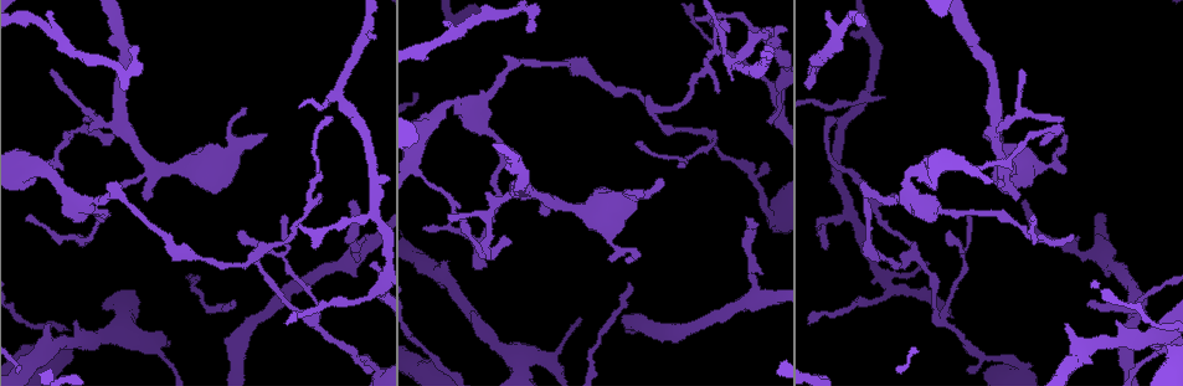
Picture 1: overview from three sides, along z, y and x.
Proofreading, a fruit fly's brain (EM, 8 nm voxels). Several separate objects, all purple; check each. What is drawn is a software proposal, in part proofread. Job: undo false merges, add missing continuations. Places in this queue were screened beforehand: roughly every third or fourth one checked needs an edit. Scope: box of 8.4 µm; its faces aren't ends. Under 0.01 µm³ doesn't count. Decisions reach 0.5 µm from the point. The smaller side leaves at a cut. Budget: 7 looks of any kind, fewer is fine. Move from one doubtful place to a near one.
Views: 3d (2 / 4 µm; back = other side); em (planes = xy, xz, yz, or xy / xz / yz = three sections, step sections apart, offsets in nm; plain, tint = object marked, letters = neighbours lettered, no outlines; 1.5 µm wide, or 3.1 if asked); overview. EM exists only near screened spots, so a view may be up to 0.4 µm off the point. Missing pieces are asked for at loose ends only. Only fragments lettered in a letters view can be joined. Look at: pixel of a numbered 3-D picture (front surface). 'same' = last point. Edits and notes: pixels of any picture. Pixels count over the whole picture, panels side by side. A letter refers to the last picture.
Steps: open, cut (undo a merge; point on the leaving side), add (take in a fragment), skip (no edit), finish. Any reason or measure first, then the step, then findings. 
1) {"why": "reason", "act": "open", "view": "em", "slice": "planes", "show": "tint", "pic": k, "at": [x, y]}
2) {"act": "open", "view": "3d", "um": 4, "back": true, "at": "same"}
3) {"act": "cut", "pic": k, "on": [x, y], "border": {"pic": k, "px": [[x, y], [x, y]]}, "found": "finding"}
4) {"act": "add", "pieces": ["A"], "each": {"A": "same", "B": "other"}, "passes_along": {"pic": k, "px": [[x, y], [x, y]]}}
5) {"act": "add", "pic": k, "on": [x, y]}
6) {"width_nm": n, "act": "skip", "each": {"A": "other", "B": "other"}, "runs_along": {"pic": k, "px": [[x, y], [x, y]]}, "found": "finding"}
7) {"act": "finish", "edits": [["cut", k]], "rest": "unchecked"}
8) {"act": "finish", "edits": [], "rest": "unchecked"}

{"why": "three arms meet", "act": "open", "view": "em", "slice": "yz", "step": 8, "show": "letters", "pic": 1, "at": [945, 324]}

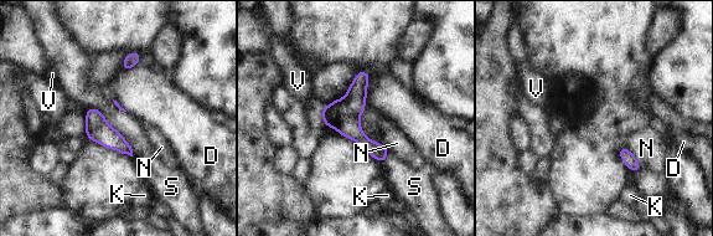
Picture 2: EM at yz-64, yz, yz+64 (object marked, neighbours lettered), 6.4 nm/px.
{"longest_contact_nm": ["S", 440], "act": "skip", "each": {"D": "other", "K": "other", "N": "other", "S": "other", "V": "other"}, "border": {"pic": 2, "px": [[86, 108], [97, 108], [133, 155]]}, "found": "continuous, no second neuron"}

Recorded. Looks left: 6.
{"why": "narrows sharply", "act": "open", "view": "3d", "um": 2, "pic": 1, "at": [652, 112]}

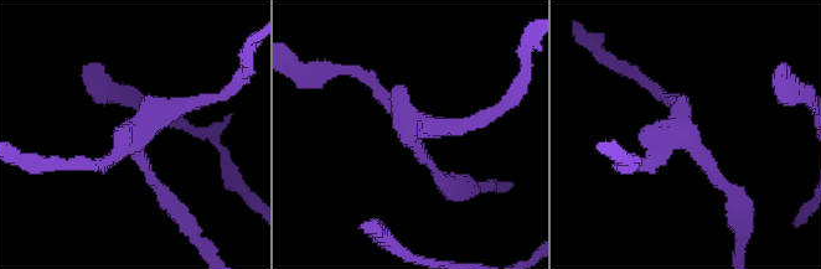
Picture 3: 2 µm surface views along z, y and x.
{"act": "open", "view": "em", "slice": "planes", "show": "tint", "pic": 3, "at": [408, 125]}

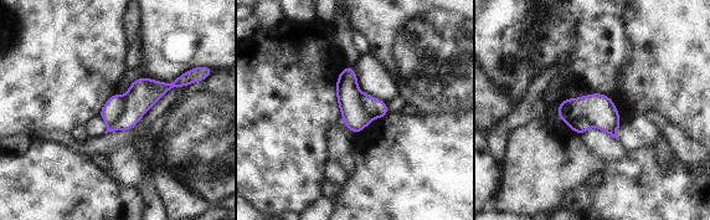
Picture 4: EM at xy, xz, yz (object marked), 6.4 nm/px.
{"why": "what lies round it", "act": "open", "view": "em", "slice": "planes", "show": "letters", "at": "same"}

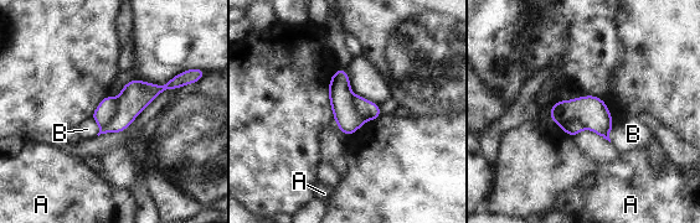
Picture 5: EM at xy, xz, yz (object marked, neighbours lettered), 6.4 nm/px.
{"width_nm": 220, "act": "cut", "pic": 5, "on": [135, 96], "each": {"A": "other", "B": "other"}, "border": {"pic": 5, "px": [[116, 99], [113, 117], [94, 120]]}, "found": "a second neuron is stuck on"}

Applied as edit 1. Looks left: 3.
{"why": "a fork", "act": "open", "view": "3d", "um": 2, "pic": 1, "at": [867, 94]}

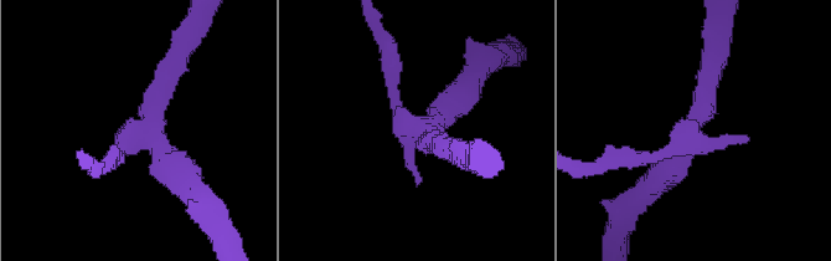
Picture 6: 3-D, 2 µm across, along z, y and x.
{"arms": 3, "why": "need the tissue", "act": "open", "view": "em", "slice": "xz", "step": 8, "show": "letters", "pic": 6, "at": [430, 127]}

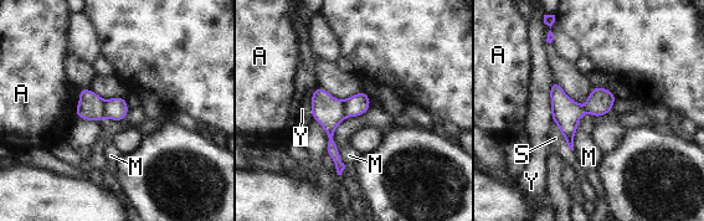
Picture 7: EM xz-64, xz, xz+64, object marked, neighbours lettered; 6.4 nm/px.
{"longest_contact_nm": ["Y", 260], "act": "cut", "pic": 7, "on": [91, 106], "each": {"A": "other", "M": "other", "S": "other", "Y": "other"}, "border": {"pic": 7, "px": [[103, 101], [104, 116]]}, "found": "two neurons meet here"}

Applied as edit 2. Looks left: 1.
{"act": "finish", "edits": [["cut", 5], ["cut", 7]], "rest": "unchecked"}

